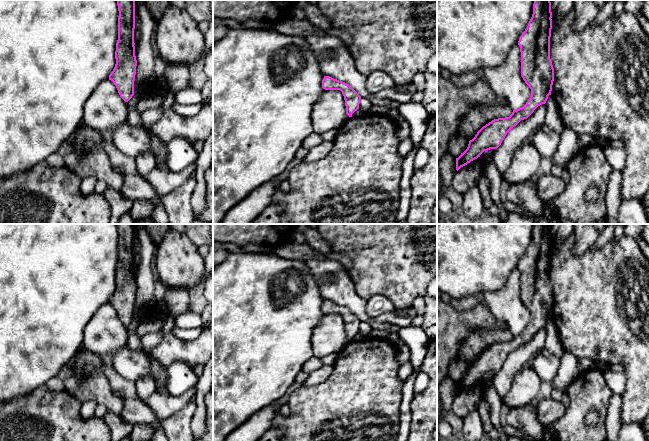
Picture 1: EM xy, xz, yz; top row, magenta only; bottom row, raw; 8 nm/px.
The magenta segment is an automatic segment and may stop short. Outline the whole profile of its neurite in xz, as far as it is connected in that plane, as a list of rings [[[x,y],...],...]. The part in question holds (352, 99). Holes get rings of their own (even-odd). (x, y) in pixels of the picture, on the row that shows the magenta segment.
[[[324,76],[322,88],[325,90],[340,90],[344,96],[346,114],[352,117],[352,114],[359,109],[361,96],[345,82],[334,79],[330,76]]]

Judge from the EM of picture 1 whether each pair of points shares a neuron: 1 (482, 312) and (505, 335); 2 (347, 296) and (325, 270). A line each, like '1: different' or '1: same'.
1: different
2: same

